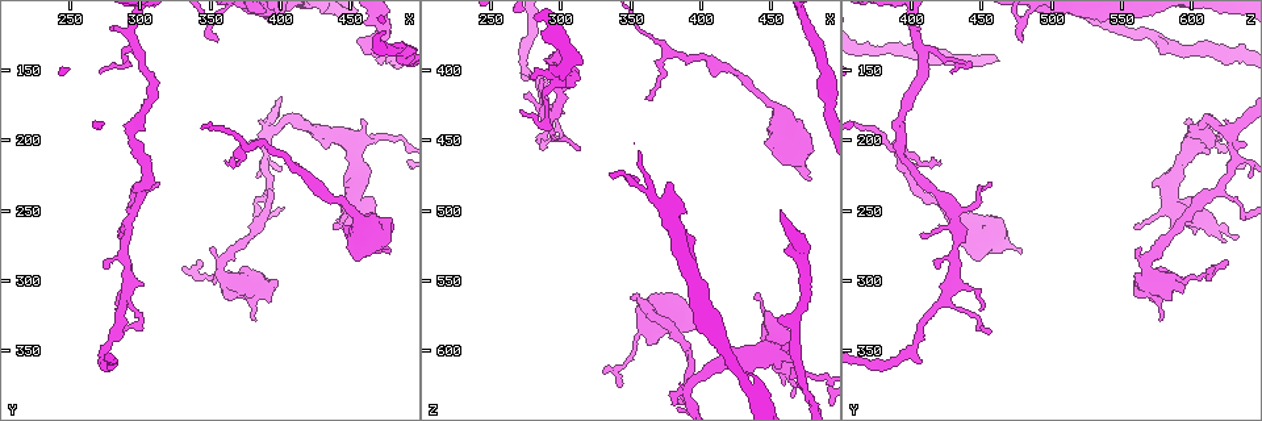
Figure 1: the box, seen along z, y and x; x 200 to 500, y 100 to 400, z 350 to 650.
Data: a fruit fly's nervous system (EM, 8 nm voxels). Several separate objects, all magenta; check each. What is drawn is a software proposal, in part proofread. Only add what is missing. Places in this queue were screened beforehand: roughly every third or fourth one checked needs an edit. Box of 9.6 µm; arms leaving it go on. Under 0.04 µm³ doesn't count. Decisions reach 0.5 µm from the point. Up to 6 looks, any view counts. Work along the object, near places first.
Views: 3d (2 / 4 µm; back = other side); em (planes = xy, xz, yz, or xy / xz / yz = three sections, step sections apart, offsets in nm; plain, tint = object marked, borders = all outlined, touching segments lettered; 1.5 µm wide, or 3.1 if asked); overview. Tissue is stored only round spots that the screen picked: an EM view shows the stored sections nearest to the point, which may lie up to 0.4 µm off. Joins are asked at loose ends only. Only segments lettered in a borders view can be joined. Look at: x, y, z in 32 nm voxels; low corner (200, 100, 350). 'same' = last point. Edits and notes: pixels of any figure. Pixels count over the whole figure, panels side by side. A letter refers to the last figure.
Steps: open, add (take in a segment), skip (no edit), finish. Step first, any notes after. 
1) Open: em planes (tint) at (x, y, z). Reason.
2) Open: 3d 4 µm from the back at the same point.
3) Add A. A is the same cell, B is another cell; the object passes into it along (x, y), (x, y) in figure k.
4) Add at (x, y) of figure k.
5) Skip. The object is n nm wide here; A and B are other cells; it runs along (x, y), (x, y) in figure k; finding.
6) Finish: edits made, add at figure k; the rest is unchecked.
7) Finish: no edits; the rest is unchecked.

Open: 3d 2 µm at (466, 272, 630). Branch stops here.

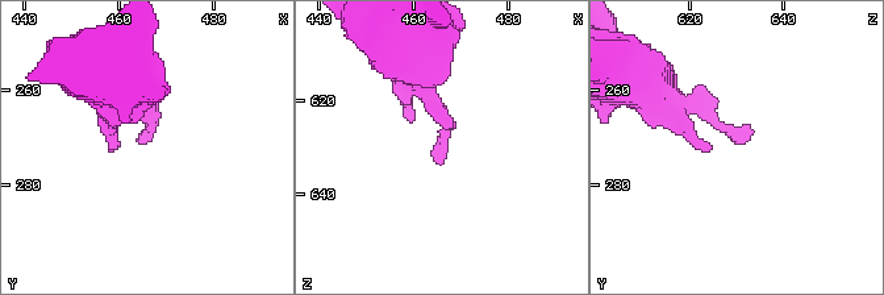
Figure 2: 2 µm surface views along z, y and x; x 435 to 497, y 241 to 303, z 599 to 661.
Open: em xy step 8 (borders) at (465, 271, 631).

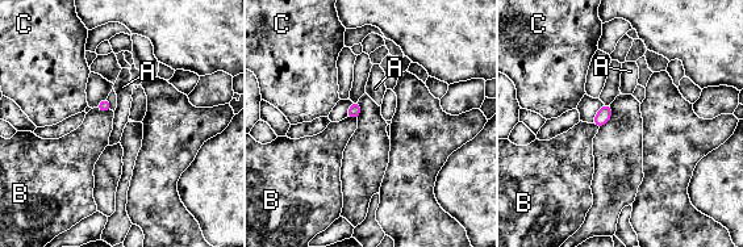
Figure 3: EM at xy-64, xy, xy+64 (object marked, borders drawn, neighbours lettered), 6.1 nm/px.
Open: em xz step 4 (borders) at the same point. Another direction.

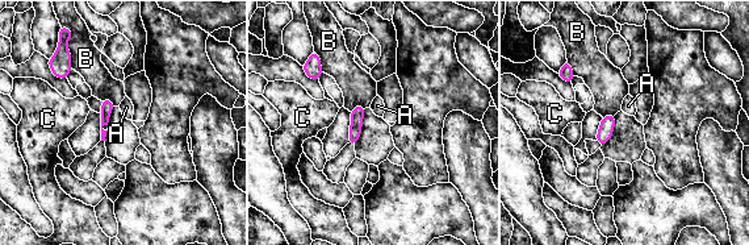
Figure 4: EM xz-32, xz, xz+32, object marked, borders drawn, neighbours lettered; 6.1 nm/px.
Skip. A, B and C are other cells; a border runs along (314, 49), (322, 71) in figure 4; no lettered segment goes on from it.

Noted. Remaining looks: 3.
Open: em planes (borders) at (438, 264, 560).

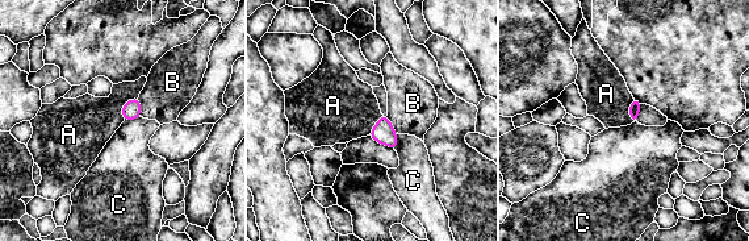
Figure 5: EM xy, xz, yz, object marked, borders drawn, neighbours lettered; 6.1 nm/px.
Skip. A, B and C are other cells; a border runs along (137, 96), (124, 104), (124, 120) in figure 5; no lettered segment goes on from it.

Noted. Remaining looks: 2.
Finish: no edits; the rest is unchecked.

